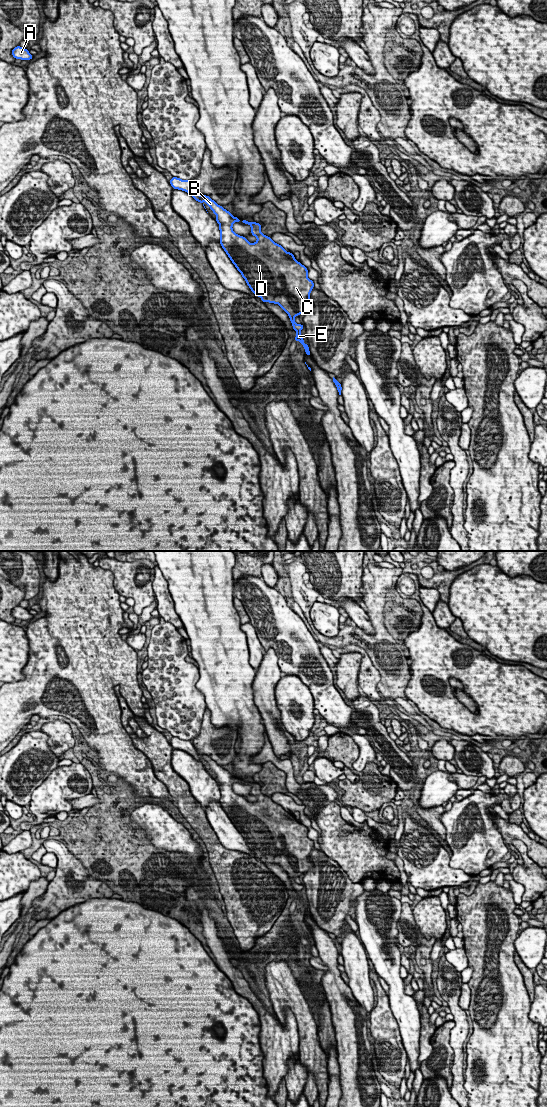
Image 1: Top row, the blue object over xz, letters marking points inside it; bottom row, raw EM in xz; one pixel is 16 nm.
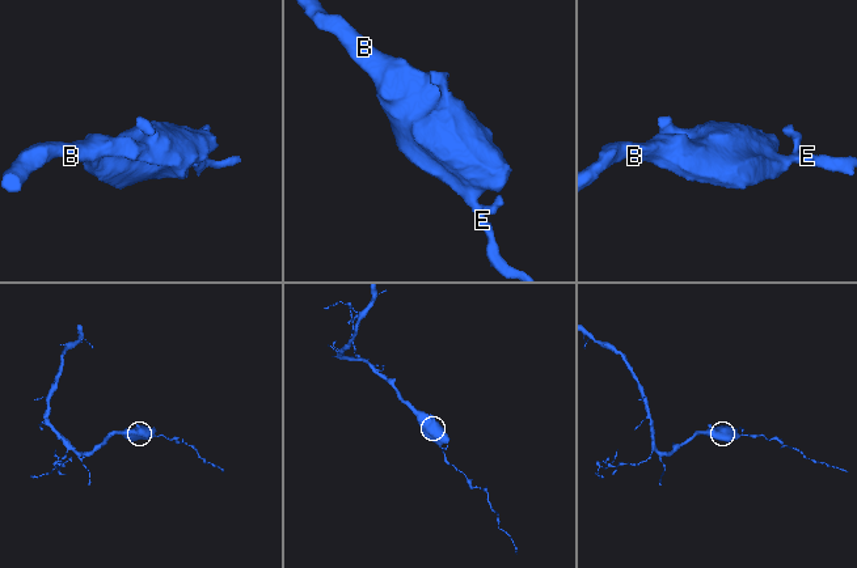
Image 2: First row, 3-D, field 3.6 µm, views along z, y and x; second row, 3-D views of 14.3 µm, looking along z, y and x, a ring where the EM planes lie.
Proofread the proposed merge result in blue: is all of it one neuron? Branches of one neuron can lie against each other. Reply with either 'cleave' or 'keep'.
keep

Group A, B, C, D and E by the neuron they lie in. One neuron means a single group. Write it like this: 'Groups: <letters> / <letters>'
Groups: A B C D E

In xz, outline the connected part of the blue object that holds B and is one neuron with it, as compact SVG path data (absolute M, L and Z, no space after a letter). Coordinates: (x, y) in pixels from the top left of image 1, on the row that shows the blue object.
M172 177L169 181L173 189L178 189L190 194L196 201L206 204L216 215L215 221L219 224L220 244L237 270L241 273L245 282L251 289L252 293L261 298L262 302L278 304L290 318L294 331L297 333L294 341L299 341L306 355L310 356L308 344L304 343L300 331L304 325L297 324L294 320L296 316L313 308L310 300L310 293L314 287L314 282L308 278L308 269L298 262L294 255L287 252L281 245L275 243L270 237L261 232L261 224L256 222L248 222L243 220L244 224L251 226L251 234L257 238L257 241L250 243L245 237L236 234L233 231L233 224L241 220L234 217L232 213L218 205L207 195L200 195L191 180L182 180L178 177Z

